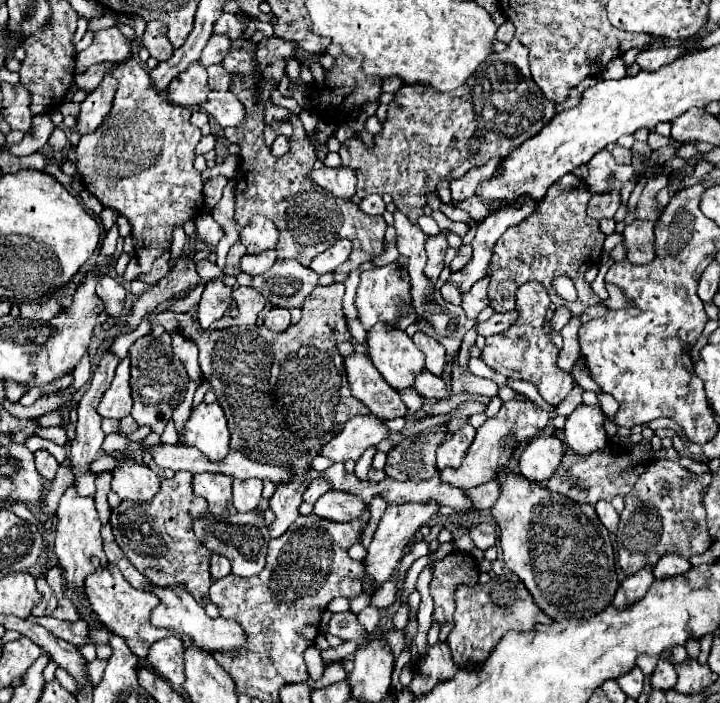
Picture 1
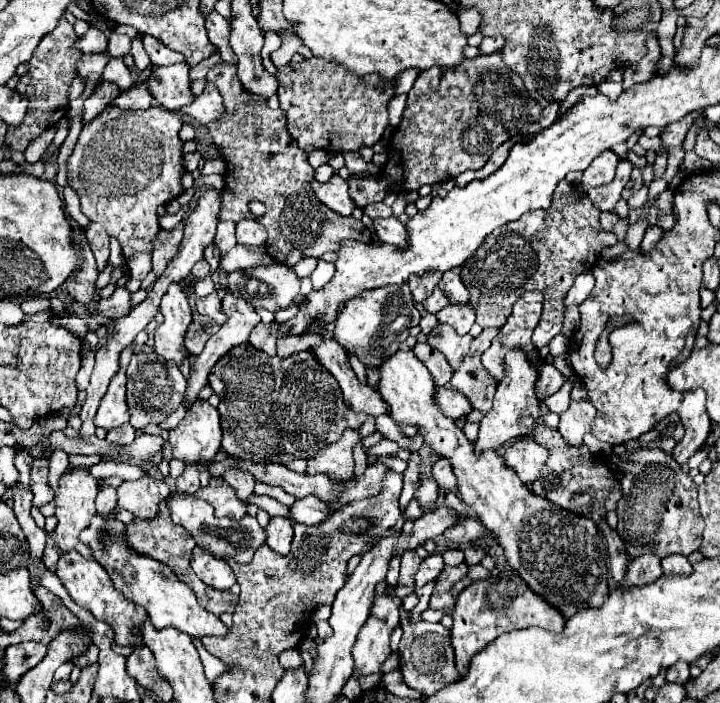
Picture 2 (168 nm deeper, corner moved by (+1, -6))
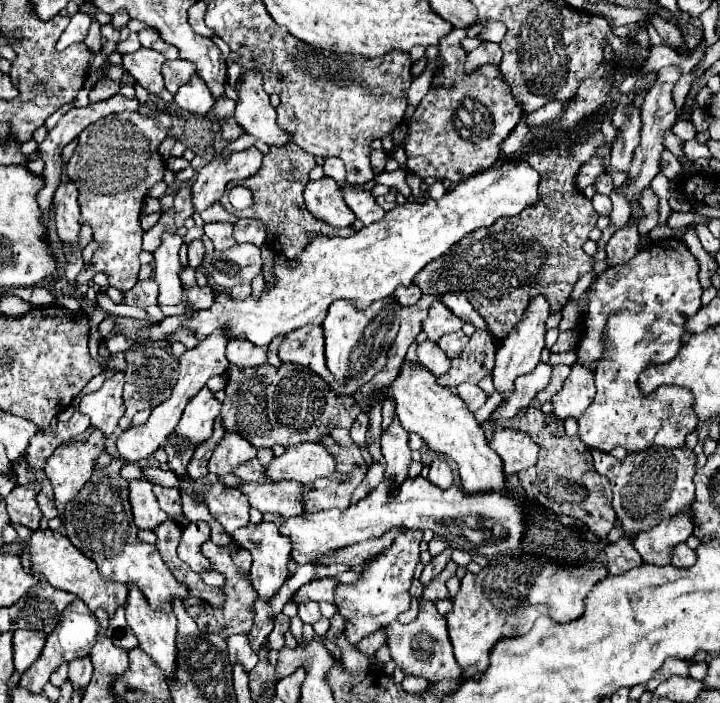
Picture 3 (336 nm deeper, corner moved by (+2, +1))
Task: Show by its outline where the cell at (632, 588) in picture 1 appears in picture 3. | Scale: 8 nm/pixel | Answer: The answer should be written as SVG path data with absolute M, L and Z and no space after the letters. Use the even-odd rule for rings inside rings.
M677 513L673 517L661 519L657 527L649 531L641 531L633 541L633 547L639 551L645 563L653 565L669 565L673 547L685 543L693 533L691 513Z

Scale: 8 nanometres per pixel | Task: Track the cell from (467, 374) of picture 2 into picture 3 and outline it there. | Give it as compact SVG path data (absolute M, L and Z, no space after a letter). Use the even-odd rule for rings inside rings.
M475 331L465 349L453 359L451 369L437 377L437 383L451 389L465 381L479 383L485 375L489 375L495 361L495 345L491 343L491 337L493 335L489 331Z

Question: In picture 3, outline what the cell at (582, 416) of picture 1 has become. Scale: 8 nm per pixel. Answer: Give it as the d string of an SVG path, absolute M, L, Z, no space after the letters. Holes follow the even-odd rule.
M573 363L571 365L571 375L565 379L563 389L551 399L555 407L555 415L559 419L565 419L569 415L579 417L595 397L595 363Z

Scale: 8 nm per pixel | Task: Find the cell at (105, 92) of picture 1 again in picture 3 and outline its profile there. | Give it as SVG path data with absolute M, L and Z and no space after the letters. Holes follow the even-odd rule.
M103 77L103 79L99 79L99 81L91 87L91 91L89 91L89 101L91 101L91 103L105 101L105 99L109 99L109 97L117 95L117 93L119 93L119 89L121 89L121 85L119 85L119 83L115 83L115 81L111 81L111 79Z

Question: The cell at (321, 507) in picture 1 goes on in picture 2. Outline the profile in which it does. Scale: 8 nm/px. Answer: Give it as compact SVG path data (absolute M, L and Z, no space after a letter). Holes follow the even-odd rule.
M318 498L296 500L296 504L290 510L290 518L294 522L306 524L306 526L316 526L316 524L324 522L328 516L332 516L332 512L328 510L326 502L322 502Z

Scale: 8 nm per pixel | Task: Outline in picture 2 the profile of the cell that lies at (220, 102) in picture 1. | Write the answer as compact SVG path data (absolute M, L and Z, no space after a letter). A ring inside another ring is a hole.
M208 82L204 92L200 96L196 96L196 100L190 106L186 106L184 114L190 114L192 118L196 118L202 124L220 120L226 114L226 108L224 108L222 96L216 90L216 86L212 86L212 82Z

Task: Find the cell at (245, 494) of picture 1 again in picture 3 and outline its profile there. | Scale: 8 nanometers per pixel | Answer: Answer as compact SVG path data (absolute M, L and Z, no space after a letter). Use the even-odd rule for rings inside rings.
M227 431L221 439L221 443L215 447L215 453L209 459L209 473L213 475L225 475L231 473L241 463L253 459L257 449L243 439L235 431Z

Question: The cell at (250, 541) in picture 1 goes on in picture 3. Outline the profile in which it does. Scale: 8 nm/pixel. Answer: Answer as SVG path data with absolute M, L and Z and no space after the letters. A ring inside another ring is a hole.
M153 485L153 493L159 501L159 507L171 517L171 519L181 519L183 511L181 511L181 497L179 497L179 489L169 489L169 487L161 487L161 485Z

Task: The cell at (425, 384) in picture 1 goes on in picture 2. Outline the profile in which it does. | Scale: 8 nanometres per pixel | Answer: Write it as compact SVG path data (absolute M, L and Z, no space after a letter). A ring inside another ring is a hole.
M436 388L436 404L440 406L440 410L450 416L450 418L458 418L462 414L470 412L470 402L468 398L464 398L464 394L456 392L456 390L448 390L448 388Z

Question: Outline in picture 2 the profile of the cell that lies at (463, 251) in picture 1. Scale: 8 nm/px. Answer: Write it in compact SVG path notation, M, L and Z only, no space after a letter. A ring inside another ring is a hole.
M456 266L452 270L446 270L442 280L440 280L440 288L452 298L452 304L458 304L458 302L468 302L470 294L468 294L468 288L464 286L462 282L462 266Z

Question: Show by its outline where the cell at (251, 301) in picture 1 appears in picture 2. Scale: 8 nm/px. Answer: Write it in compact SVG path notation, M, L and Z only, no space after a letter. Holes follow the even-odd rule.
M230 292L224 296L224 300L222 300L222 310L224 310L224 314L228 316L226 318L226 322L220 326L220 330L206 342L206 346L204 346L204 352L196 358L196 364L194 364L194 368L192 368L192 374L190 374L190 380L188 380L188 388L186 388L186 398L184 398L184 402L182 402L182 406L174 412L174 414L170 414L166 420L164 420L164 424L160 424L162 428L166 428L166 430L172 430L182 418L184 418L184 414L186 414L186 408L184 408L184 404L188 402L188 404L192 404L194 400L196 400L196 396L198 396L198 392L202 390L202 386L206 386L208 384L208 374L210 374L210 370L212 370L212 366L216 364L216 360L220 358L220 356L224 356L232 346L238 346L238 344L242 344L242 342L246 342L248 340L248 334L252 332L252 328L254 326L258 326L260 324L260 316L258 316L258 312L256 312L256 308L252 306L252 304L248 304L248 302L244 302L242 298L234 298Z

